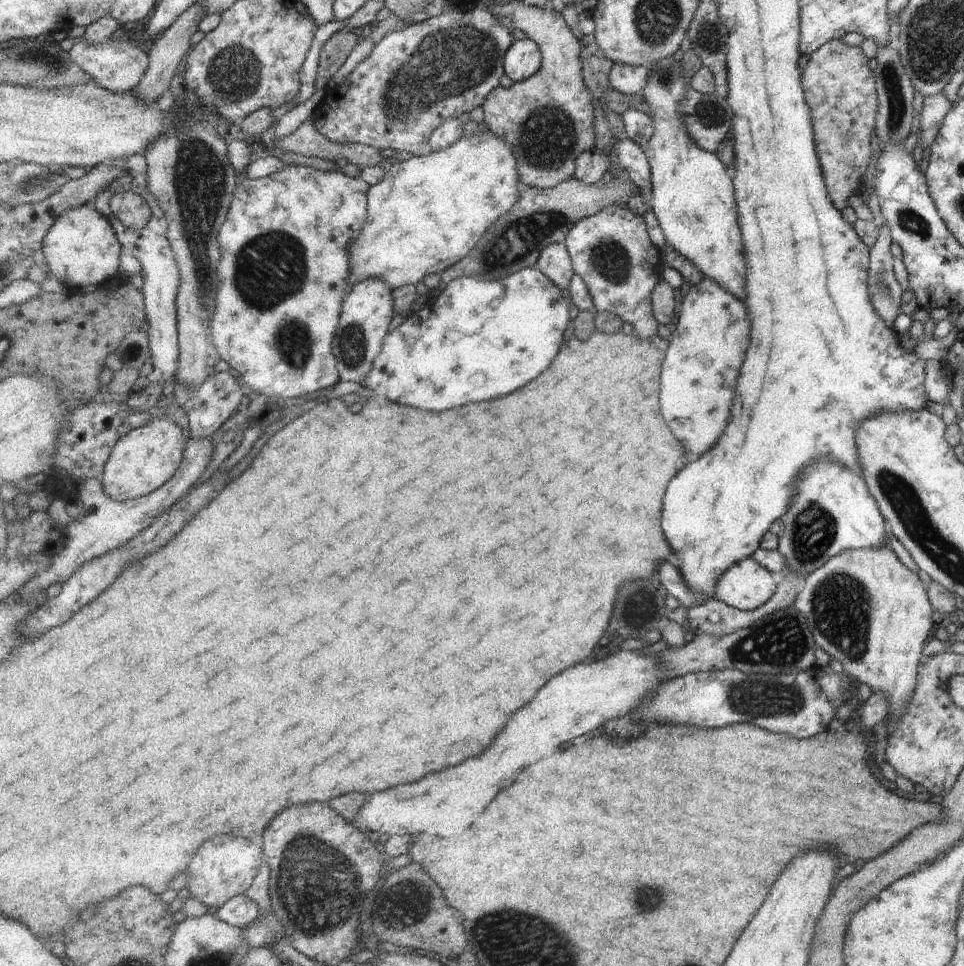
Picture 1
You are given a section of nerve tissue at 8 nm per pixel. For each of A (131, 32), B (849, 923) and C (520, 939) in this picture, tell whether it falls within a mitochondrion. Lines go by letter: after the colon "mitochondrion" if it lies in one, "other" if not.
A: other
B: other
C: mitochondrion

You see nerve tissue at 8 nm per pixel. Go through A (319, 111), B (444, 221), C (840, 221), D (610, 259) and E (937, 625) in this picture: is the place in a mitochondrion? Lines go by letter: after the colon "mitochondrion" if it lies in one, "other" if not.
A: other
B: other
C: other
D: mitochondrion
E: other

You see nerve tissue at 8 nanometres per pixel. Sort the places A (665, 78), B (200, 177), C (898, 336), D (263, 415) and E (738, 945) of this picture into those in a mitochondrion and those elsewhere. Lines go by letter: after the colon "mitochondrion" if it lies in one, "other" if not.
A: mitochondrion
B: mitochondrion
C: other
D: other
E: other

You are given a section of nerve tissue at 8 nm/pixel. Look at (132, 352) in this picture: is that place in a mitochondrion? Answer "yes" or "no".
no

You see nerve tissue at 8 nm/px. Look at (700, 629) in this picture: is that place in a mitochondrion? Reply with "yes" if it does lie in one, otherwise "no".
no

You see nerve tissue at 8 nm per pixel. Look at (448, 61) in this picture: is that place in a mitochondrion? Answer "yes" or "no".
yes

